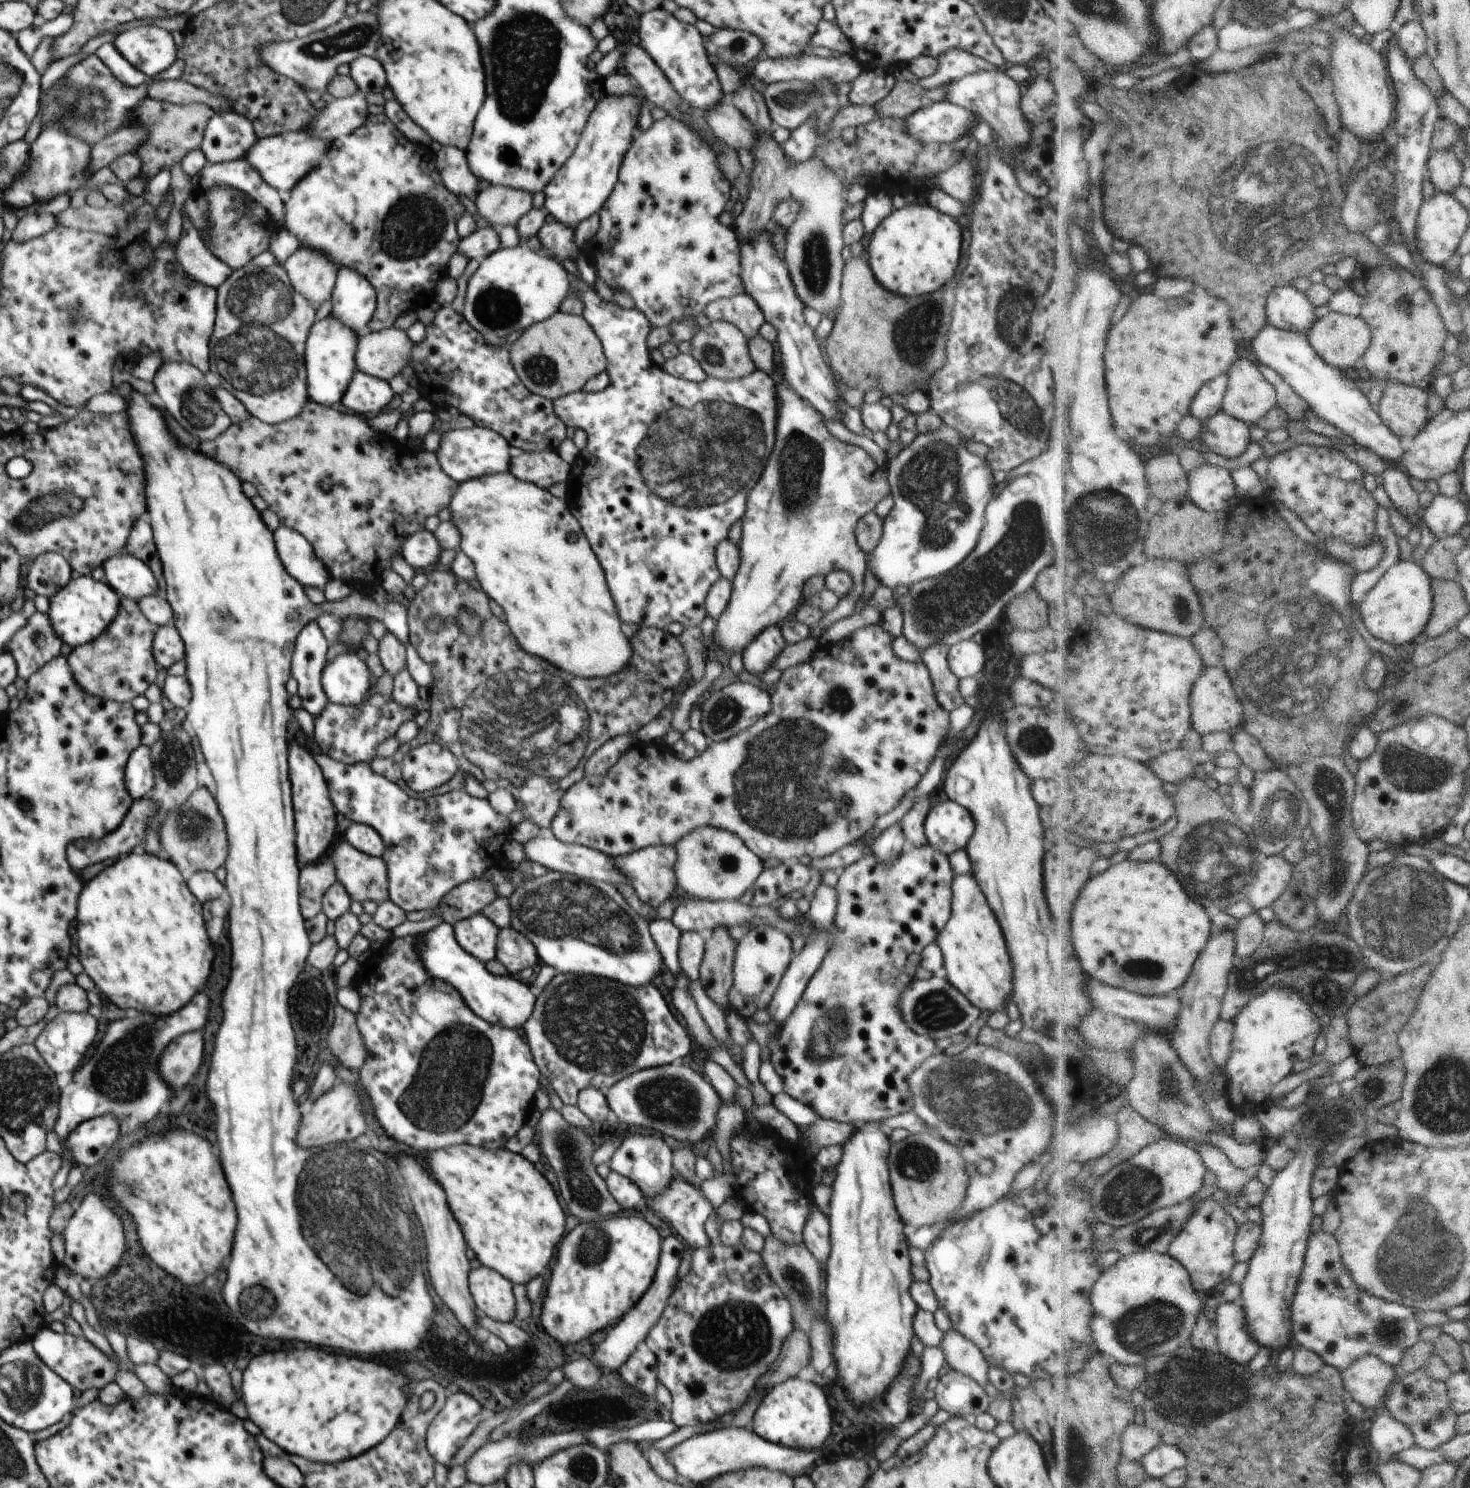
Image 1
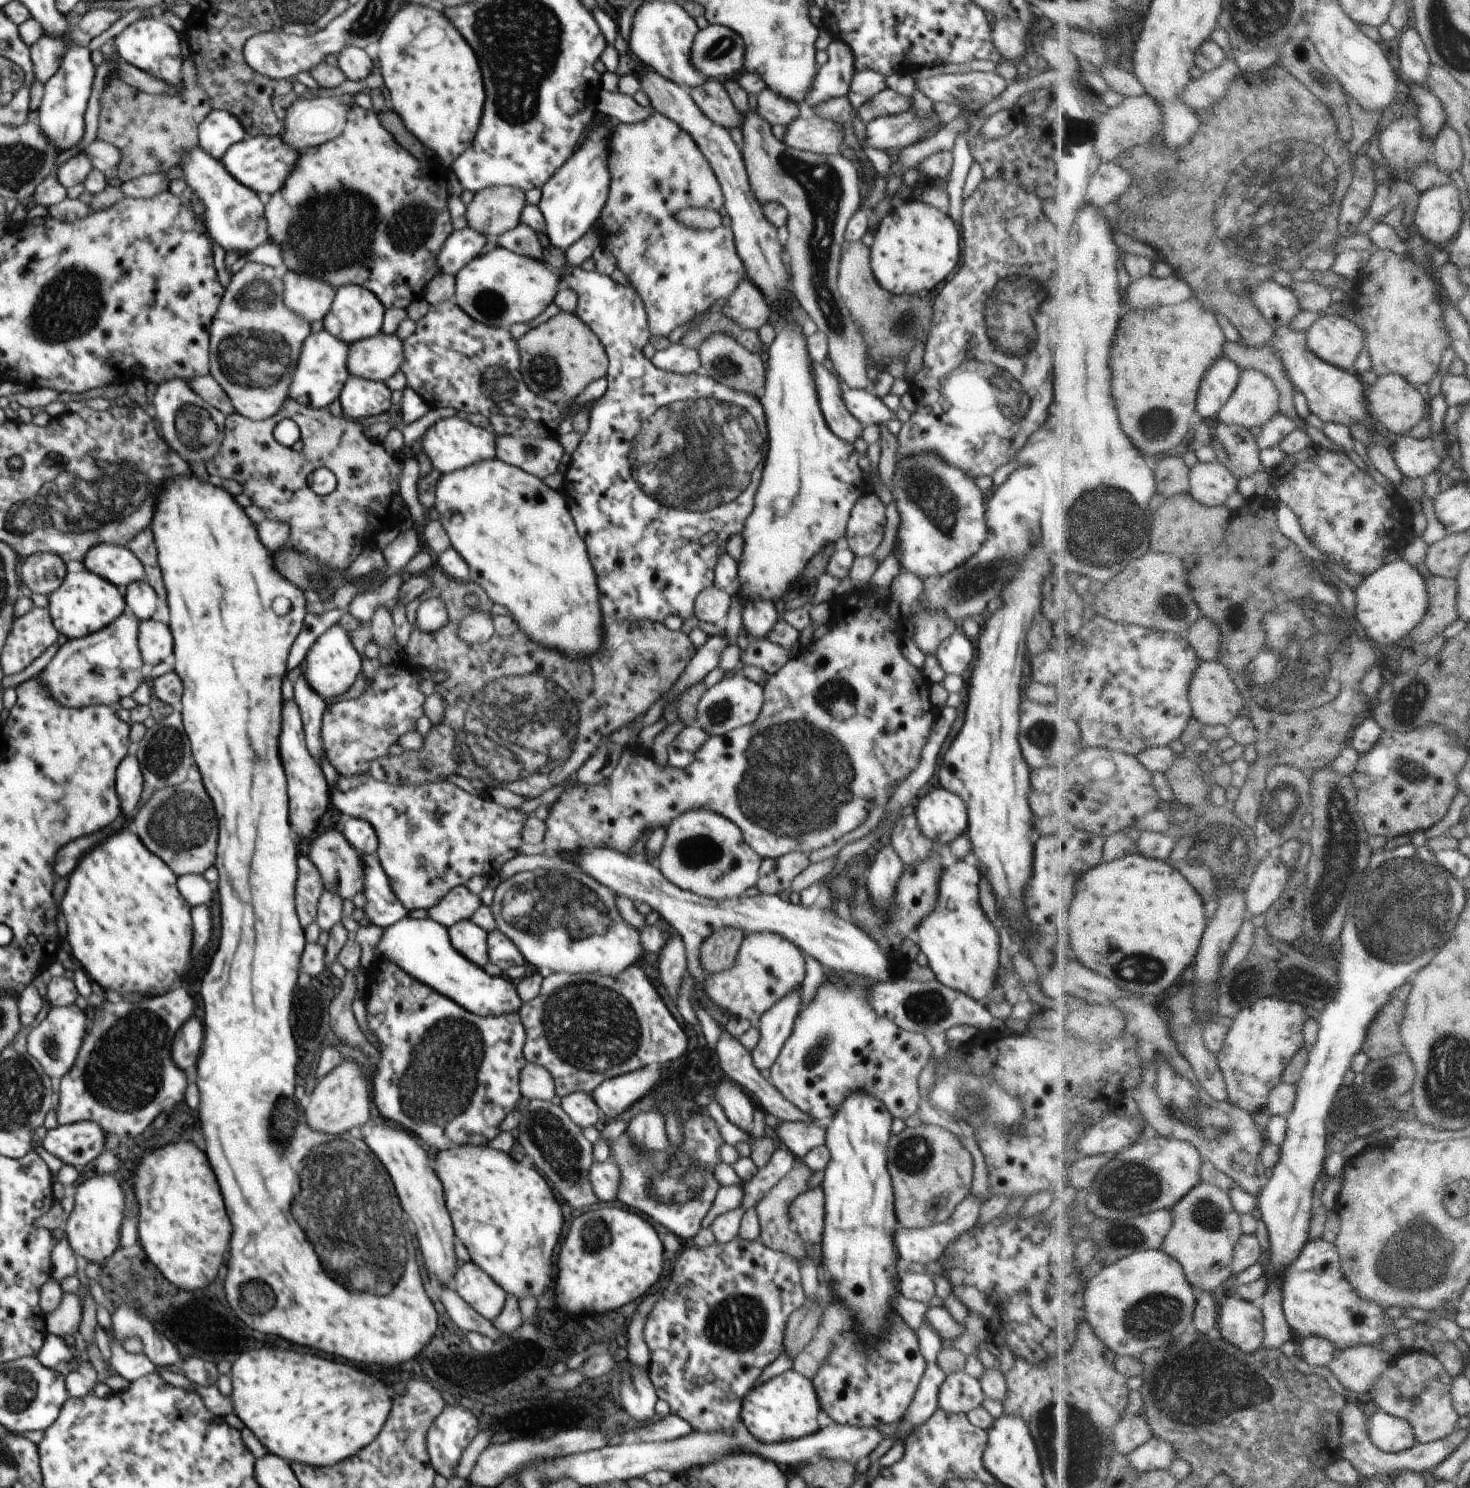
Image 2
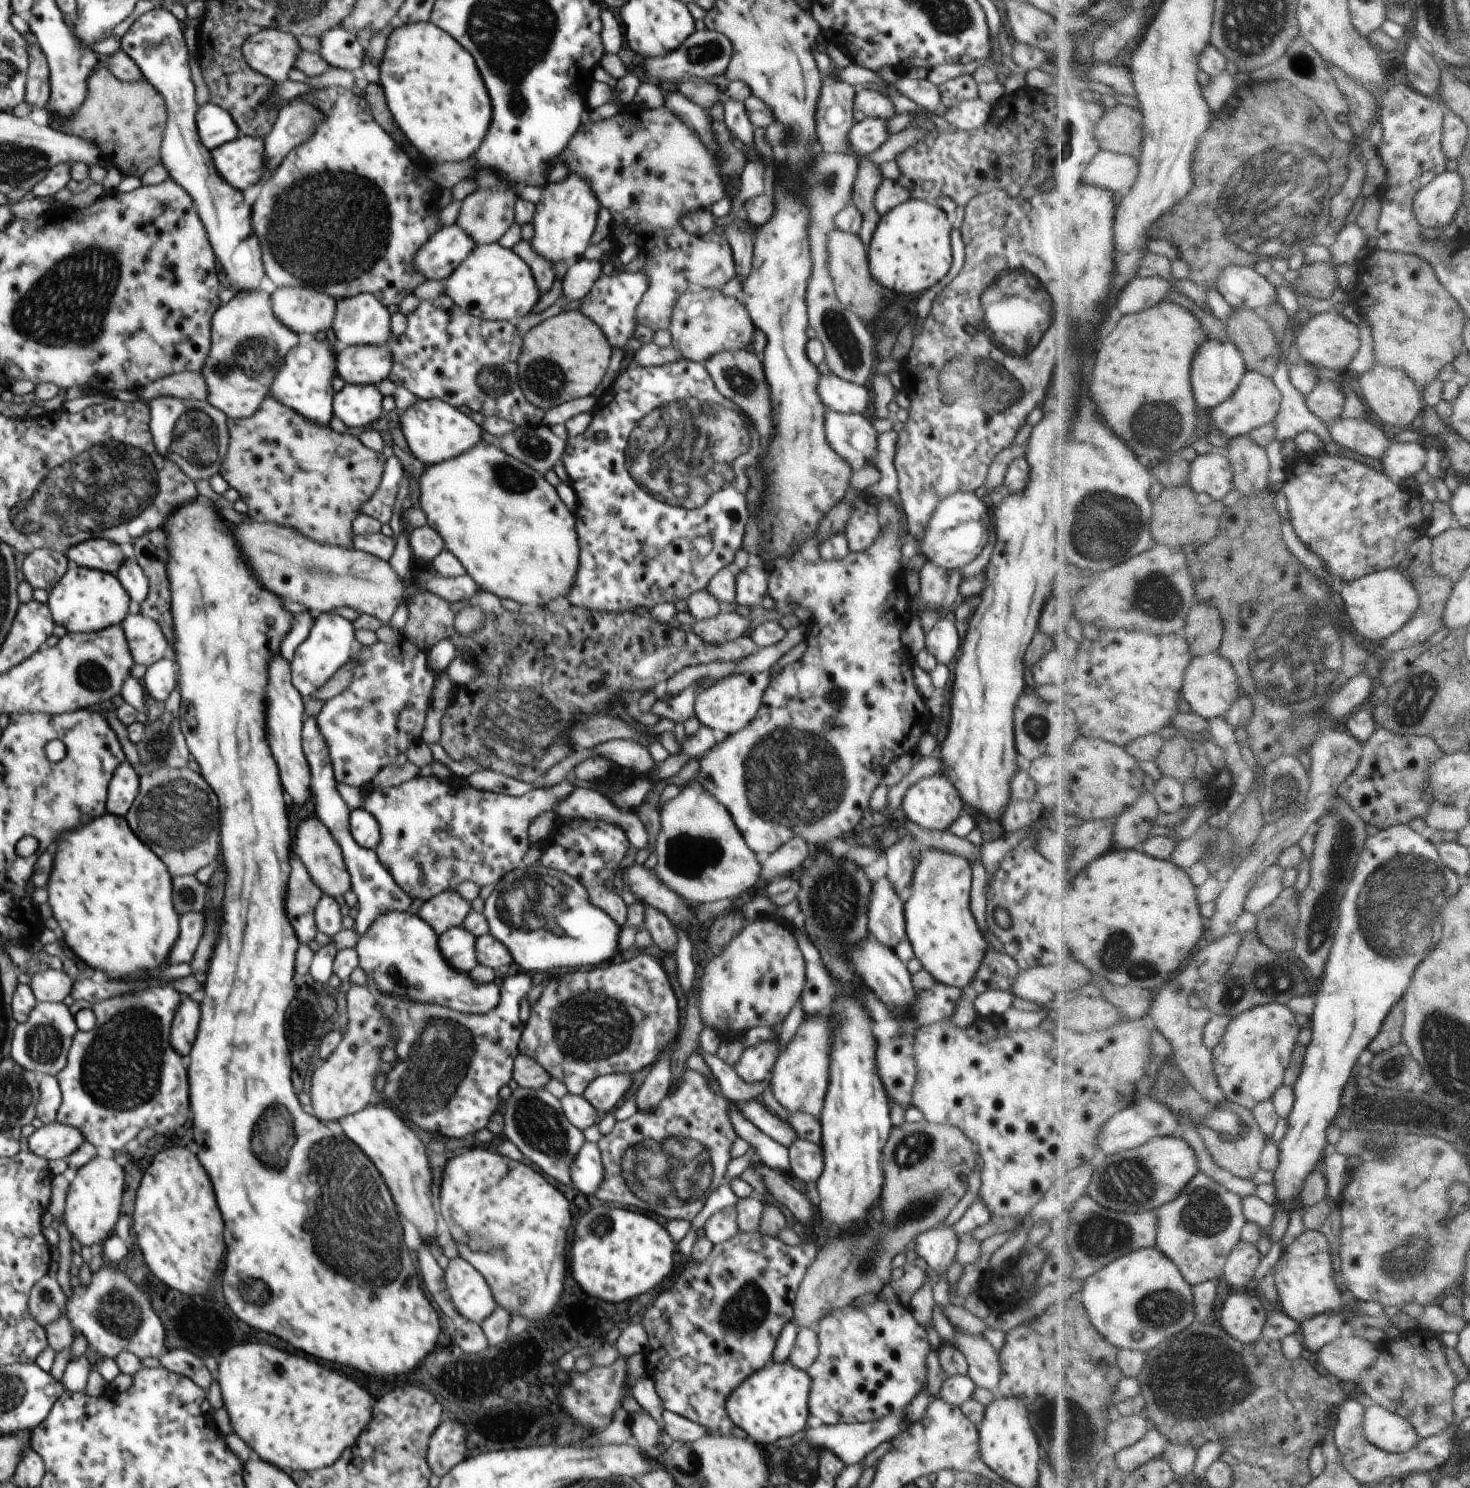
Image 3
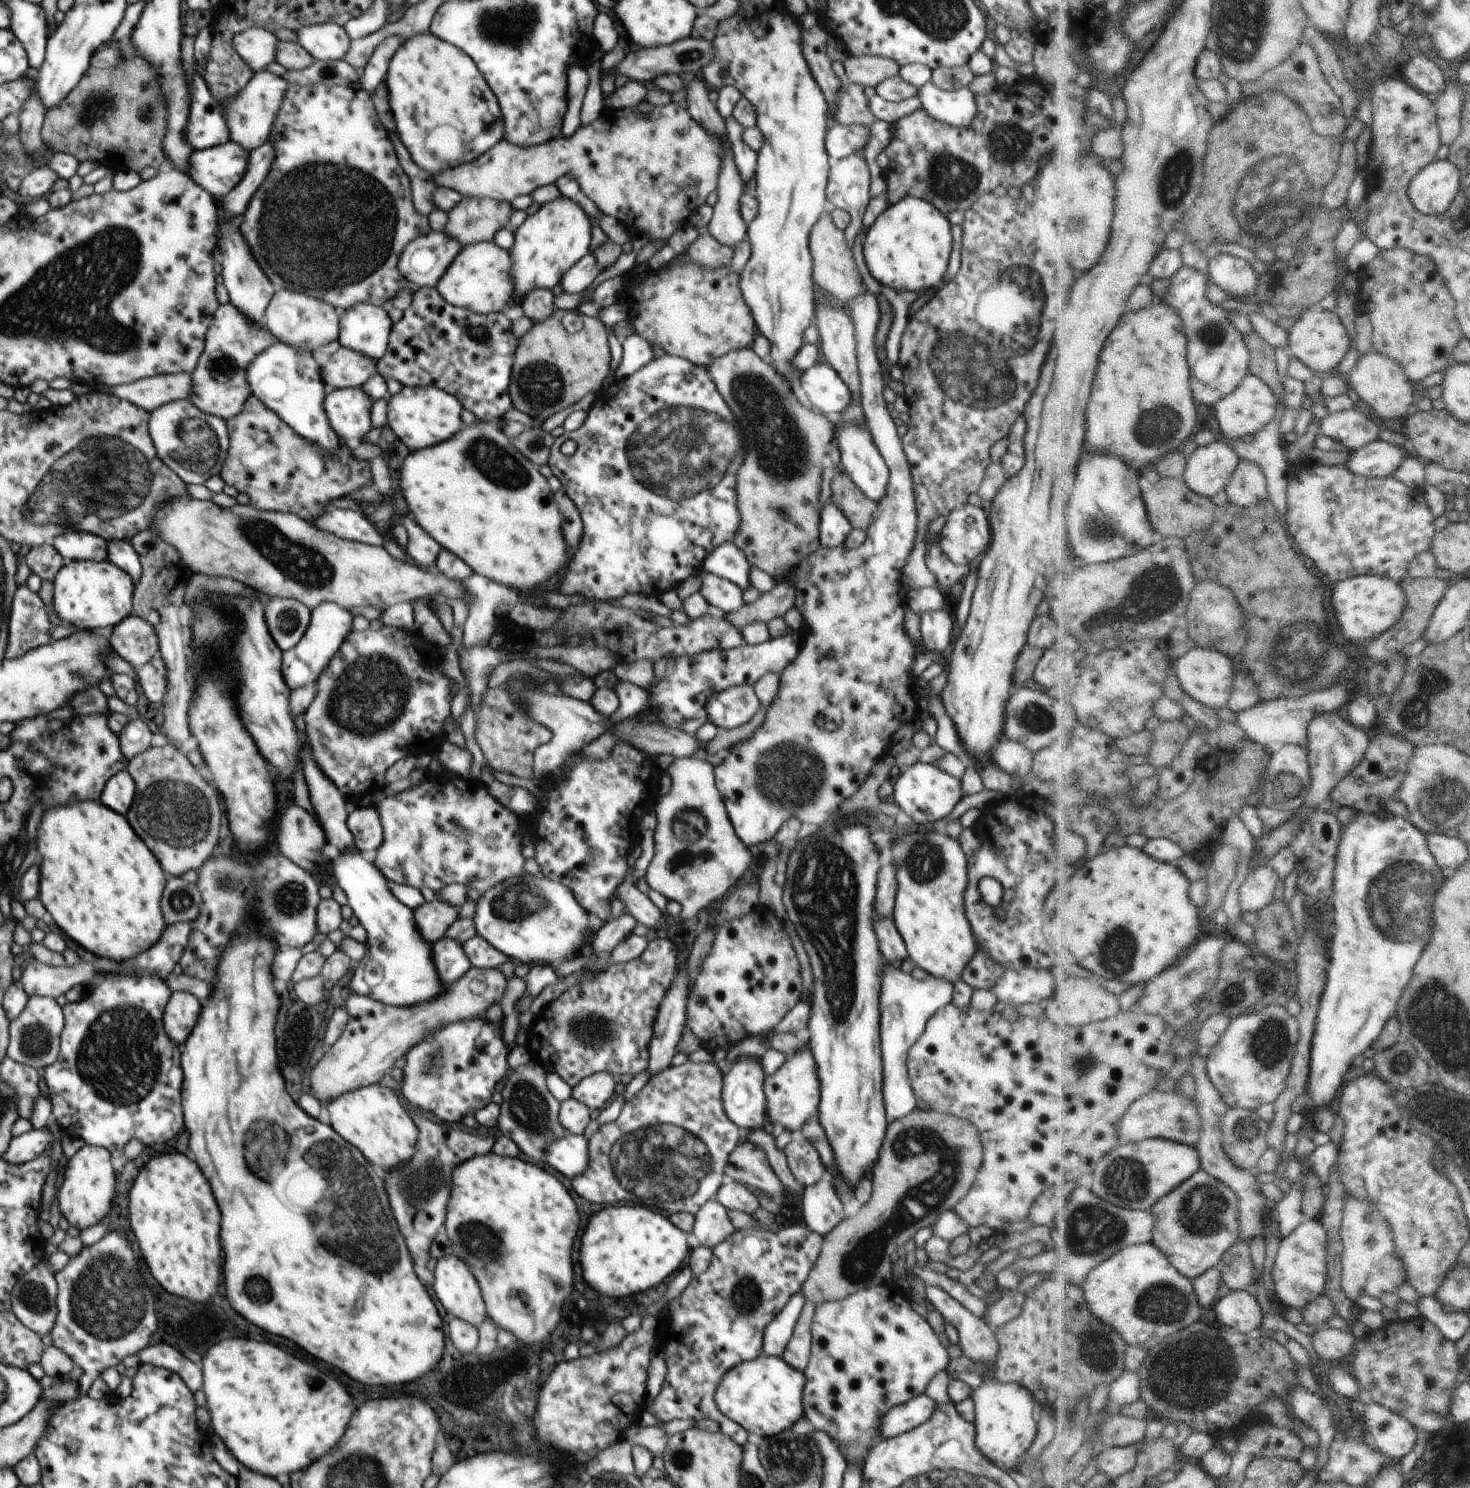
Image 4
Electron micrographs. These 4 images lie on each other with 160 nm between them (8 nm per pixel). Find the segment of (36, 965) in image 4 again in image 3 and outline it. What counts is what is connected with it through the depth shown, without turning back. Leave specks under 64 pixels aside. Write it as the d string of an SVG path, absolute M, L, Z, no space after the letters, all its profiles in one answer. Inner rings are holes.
M46 968L45 971L37 971L32 975L32 983L29 987L33 990L38 1003L46 1001L61 1002L70 994L74 980L64 971Z

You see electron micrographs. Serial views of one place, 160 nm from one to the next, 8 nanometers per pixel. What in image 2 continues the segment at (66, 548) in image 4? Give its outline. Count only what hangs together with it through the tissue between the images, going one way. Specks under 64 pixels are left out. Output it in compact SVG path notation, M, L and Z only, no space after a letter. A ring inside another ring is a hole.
M112 543L97 544L83 560L94 574L115 584L122 591L137 581L145 581L145 570L138 557L130 550Z

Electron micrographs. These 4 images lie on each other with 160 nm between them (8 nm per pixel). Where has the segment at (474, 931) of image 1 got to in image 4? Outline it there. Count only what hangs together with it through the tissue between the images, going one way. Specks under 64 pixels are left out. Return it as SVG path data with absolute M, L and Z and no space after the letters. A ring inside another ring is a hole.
M442 937L432 944L433 961L444 986L449 986L464 976L472 963L467 958L463 943Z

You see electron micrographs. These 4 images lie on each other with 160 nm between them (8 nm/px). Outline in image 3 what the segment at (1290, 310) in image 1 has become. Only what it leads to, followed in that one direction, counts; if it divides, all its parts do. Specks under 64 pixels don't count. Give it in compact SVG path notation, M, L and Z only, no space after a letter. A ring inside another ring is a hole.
M1230 265L1220 277L1219 288L1233 307L1266 308L1280 298L1278 287L1254 267Z

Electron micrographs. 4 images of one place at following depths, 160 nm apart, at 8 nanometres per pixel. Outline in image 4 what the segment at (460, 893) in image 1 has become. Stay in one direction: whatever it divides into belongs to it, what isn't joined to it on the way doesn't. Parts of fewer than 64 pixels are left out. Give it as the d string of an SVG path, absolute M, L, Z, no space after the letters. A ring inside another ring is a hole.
M436 896L434 900L424 902L415 908L413 913L420 934L433 944L444 937L447 928L459 918L458 910L458 907Z

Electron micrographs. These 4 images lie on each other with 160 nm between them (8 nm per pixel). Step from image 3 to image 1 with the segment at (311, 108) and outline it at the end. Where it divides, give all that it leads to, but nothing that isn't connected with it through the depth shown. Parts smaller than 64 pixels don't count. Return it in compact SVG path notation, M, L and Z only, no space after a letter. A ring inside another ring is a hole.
M358 90L352 96L334 99L311 122L311 126L304 130L327 140L344 138L362 126L369 114L366 96Z

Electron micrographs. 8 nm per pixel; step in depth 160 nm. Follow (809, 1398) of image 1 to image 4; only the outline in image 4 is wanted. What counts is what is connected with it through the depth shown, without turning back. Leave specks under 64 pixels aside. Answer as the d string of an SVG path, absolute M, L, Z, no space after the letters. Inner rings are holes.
M761 1354L758 1358L743 1362L728 1371L715 1390L714 1398L724 1416L740 1424L748 1433L754 1432L765 1438L791 1429L805 1416L805 1384L805 1374L790 1366L782 1357Z

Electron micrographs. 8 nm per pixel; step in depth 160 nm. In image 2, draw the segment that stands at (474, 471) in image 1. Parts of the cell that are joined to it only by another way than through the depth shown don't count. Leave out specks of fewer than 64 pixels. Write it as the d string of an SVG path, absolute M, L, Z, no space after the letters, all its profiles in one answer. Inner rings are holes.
M457 416L438 421L424 435L423 449L442 474L496 458L496 435Z

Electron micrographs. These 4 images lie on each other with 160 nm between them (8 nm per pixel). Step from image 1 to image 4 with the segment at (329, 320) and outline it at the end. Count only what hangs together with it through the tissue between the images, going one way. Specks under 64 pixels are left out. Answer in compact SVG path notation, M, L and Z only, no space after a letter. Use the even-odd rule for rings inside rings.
M274 342L261 352L247 368L251 394L273 410L295 433L324 450L335 451L342 443L329 423L323 407L326 390L321 367L312 352L295 346Z

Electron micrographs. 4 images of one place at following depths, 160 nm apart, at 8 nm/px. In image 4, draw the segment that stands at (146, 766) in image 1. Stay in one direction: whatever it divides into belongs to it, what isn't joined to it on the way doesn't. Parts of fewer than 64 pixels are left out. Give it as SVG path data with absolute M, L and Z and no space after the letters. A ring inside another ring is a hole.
M126 771L111 776L101 792L101 803L119 815L126 816L136 796L135 780Z

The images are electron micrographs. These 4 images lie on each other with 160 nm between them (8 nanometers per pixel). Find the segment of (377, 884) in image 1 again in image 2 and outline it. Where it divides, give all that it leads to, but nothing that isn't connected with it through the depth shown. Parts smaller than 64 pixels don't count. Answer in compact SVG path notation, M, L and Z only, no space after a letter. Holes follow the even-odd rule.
M340 829L330 830L312 838L310 854L308 858L312 860L318 869L326 891L336 893L343 899L352 900L356 894L363 892L365 883L365 868L361 861L361 852L357 851L341 833Z

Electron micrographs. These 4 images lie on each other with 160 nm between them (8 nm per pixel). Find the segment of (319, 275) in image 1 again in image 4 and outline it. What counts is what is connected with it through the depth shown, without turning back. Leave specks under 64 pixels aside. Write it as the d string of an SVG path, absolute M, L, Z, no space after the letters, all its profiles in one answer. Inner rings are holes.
M280 289L275 291L272 300L268 303L264 326L278 342L313 352L318 350L319 346L324 346L338 338L340 315L339 310L322 299L303 292Z

